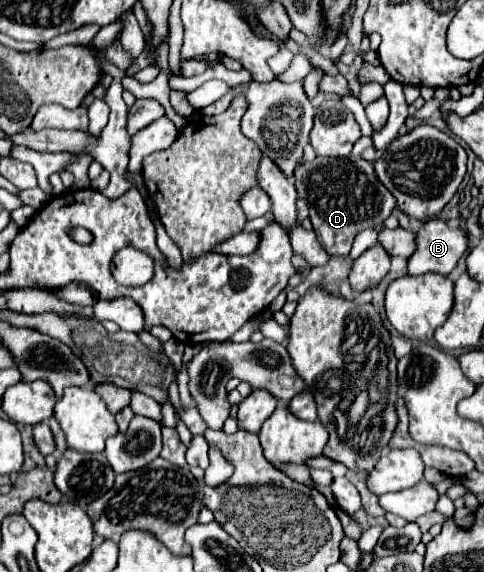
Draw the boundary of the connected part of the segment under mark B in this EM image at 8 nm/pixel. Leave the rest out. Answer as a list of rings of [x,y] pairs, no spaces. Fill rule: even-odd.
[[[432,218],[416,234],[418,248],[408,260],[408,274],[420,276],[436,272],[448,276],[458,260],[468,252],[468,236],[462,228],[450,228],[446,220]]]

